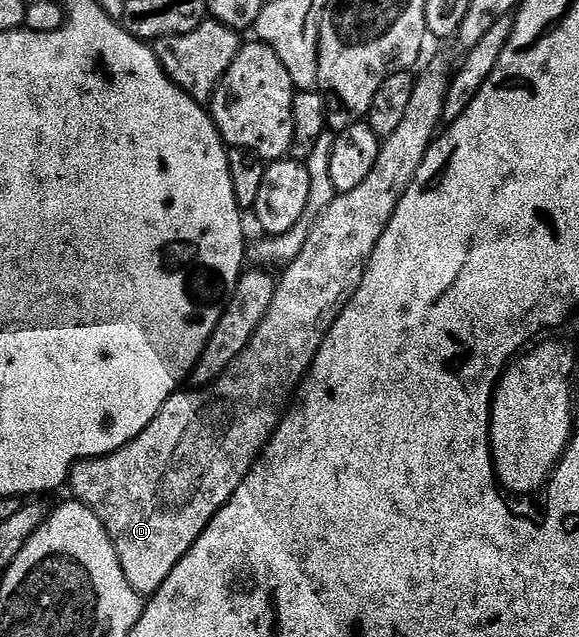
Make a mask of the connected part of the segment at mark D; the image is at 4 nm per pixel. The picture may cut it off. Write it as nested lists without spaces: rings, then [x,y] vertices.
[[[430,64],[422,73],[417,73],[414,89],[412,90],[412,103],[406,108],[404,119],[400,121],[400,127],[382,140],[380,154],[376,158],[376,166],[372,166],[372,174],[368,174],[368,178],[364,178],[364,182],[360,182],[360,186],[356,186],[356,190],[337,193],[334,201],[328,206],[328,210],[324,210],[324,214],[320,214],[316,226],[312,226],[312,234],[308,238],[308,242],[304,242],[304,250],[300,250],[300,254],[296,254],[296,258],[285,265],[283,272],[286,273],[283,274],[282,280],[280,276],[277,281],[272,306],[268,310],[264,322],[260,322],[252,342],[246,347],[244,354],[240,354],[240,358],[236,358],[233,366],[215,384],[210,384],[207,388],[194,388],[189,390],[190,392],[185,392],[186,390],[175,392],[172,398],[168,398],[168,402],[164,402],[160,414],[156,414],[154,421],[131,444],[125,444],[123,448],[116,450],[111,456],[100,456],[92,460],[81,461],[75,464],[71,470],[68,488],[74,491],[71,492],[73,499],[82,501],[82,503],[94,509],[98,516],[101,517],[102,523],[106,526],[106,533],[110,535],[116,554],[120,558],[124,578],[128,578],[128,582],[138,591],[139,596],[149,598],[157,592],[158,587],[168,578],[168,574],[172,574],[174,567],[188,554],[190,547],[202,537],[202,532],[210,525],[214,515],[234,497],[236,490],[244,482],[244,478],[253,470],[254,464],[262,454],[262,449],[273,438],[278,424],[282,421],[283,409],[291,403],[292,397],[297,393],[302,381],[306,379],[311,366],[314,364],[316,354],[322,349],[322,344],[325,342],[327,334],[332,330],[336,318],[340,318],[343,310],[350,305],[350,300],[356,294],[356,290],[364,278],[368,262],[372,258],[372,254],[376,250],[376,246],[380,242],[380,238],[384,234],[384,230],[388,226],[400,198],[416,178],[416,170],[420,170],[420,162],[424,162],[424,154],[428,154],[430,145],[434,143],[440,129],[443,127],[442,115],[446,109],[446,95],[448,94],[451,75],[451,69],[446,69],[442,64]]]

